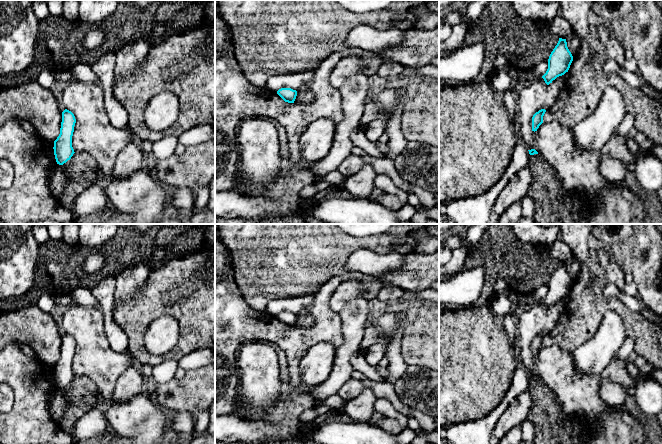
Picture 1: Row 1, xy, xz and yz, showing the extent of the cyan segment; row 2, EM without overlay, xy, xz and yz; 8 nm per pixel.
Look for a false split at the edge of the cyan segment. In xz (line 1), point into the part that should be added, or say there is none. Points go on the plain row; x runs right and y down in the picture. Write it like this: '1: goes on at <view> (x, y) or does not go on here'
1: does not go on here

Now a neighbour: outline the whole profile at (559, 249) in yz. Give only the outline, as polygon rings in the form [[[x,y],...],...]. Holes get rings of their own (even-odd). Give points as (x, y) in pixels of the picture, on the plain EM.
[[[557,239],[550,245],[551,255],[558,261],[562,263],[567,263],[567,261],[572,258],[572,252],[569,246],[561,239]]]

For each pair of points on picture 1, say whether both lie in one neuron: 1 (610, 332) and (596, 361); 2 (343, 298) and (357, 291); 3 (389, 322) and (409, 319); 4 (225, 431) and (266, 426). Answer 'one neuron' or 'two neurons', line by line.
1: one neuron
2: one neuron
3: two neurons
4: one neuron

